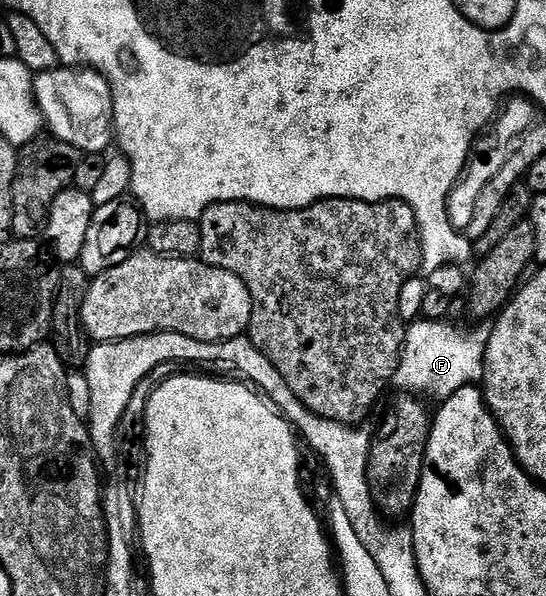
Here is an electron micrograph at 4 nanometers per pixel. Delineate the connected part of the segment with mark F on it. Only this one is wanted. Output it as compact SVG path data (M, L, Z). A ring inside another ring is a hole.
M448 321L421 322L407 328L404 355L400 359L395 386L400 386L404 393L424 393L436 398L436 401L443 401L460 388L479 384L484 378L489 328L476 327L473 331L467 331L464 327L451 327Z

